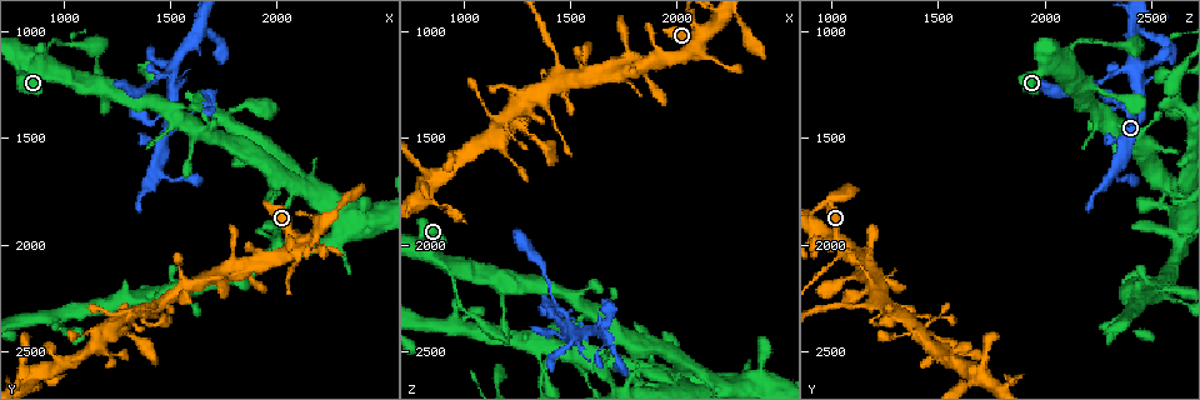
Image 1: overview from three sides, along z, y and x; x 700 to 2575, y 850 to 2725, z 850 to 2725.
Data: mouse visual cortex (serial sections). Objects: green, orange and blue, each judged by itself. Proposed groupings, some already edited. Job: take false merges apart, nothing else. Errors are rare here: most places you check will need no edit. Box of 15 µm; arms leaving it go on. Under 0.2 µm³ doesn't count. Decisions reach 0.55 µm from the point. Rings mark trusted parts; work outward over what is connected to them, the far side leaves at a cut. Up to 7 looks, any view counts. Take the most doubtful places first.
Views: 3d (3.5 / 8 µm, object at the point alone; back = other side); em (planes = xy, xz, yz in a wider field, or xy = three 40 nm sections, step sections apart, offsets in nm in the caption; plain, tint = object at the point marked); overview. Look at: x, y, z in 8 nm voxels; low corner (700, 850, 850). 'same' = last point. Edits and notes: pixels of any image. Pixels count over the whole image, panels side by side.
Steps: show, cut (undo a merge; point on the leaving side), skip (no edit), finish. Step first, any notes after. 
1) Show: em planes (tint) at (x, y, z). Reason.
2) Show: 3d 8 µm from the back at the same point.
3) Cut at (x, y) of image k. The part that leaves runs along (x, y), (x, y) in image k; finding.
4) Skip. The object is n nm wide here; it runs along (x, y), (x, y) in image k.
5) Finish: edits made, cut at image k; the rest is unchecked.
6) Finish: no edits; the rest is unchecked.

Show: 3d 3.5 µm from the back at (1510, 1170, 2400). Three arms meet.

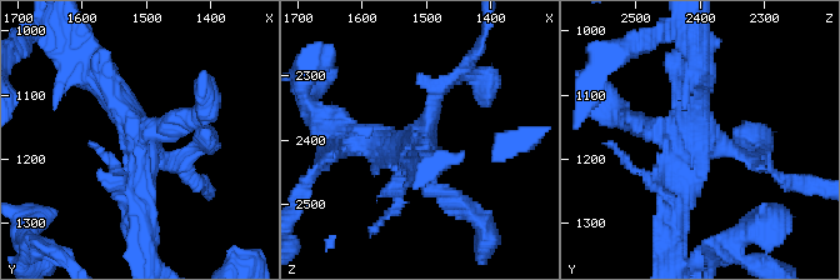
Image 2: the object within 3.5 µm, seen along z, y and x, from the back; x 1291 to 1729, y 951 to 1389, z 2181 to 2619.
Show: em planes (tint) at (1505, 1175, 2400). Now the EM.

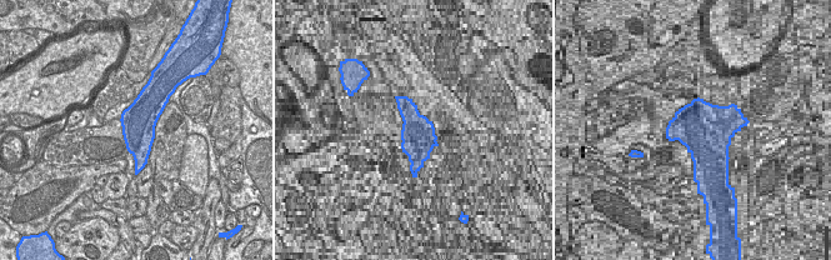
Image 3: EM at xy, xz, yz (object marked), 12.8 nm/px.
Skip. All the same cell.

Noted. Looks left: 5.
Show: 3d 3.5 µm at (1500, 2250, 1240). A fork.

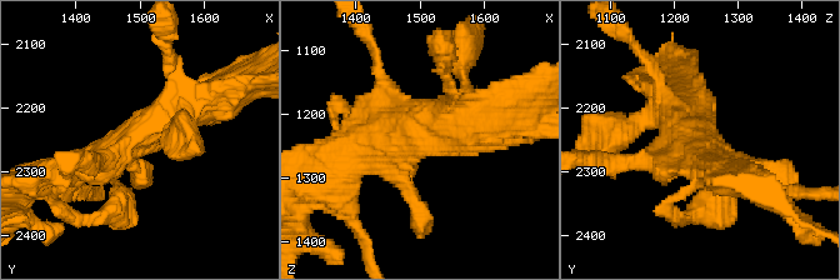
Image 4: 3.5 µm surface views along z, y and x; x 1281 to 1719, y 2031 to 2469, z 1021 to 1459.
Show: em xy step 3 (tint) at (1490, 2250, 1225).

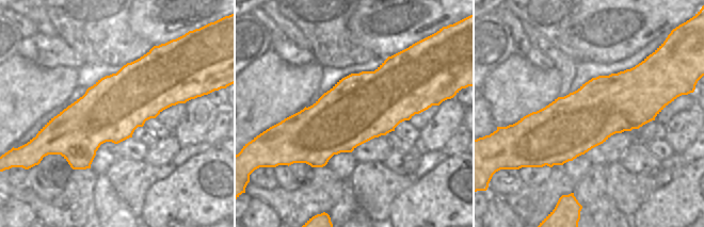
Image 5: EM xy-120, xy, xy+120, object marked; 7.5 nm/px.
Skip. Continuous, no second cell.

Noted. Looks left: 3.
Show: 3d 8 µm at (1360, 2210, 2490). Three-way junction.

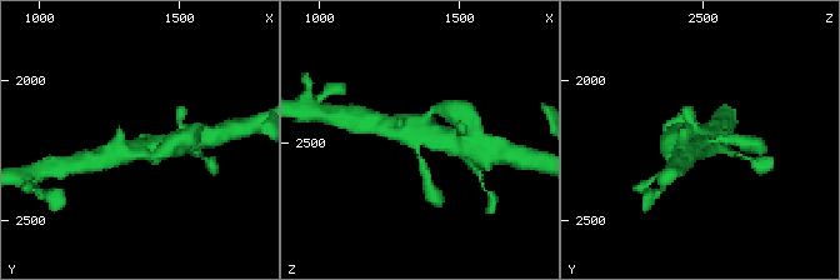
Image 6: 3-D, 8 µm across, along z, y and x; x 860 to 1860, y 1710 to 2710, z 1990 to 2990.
Show: em xy step 2 (tint) at (1350, 2230, 2490).

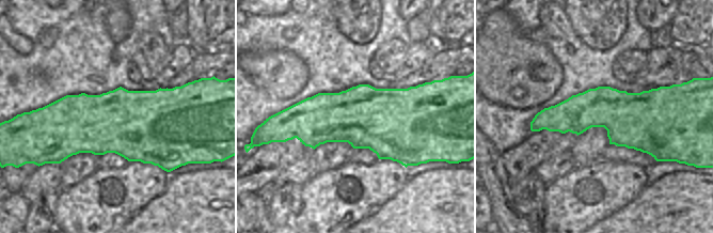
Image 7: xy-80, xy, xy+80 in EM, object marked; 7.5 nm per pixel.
Skip. It runs along (459, 144), (434, 135), (391, 126) in image 6; continuous, no second cell.

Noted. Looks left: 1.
Finish: no edits; the rest is unchecked.

